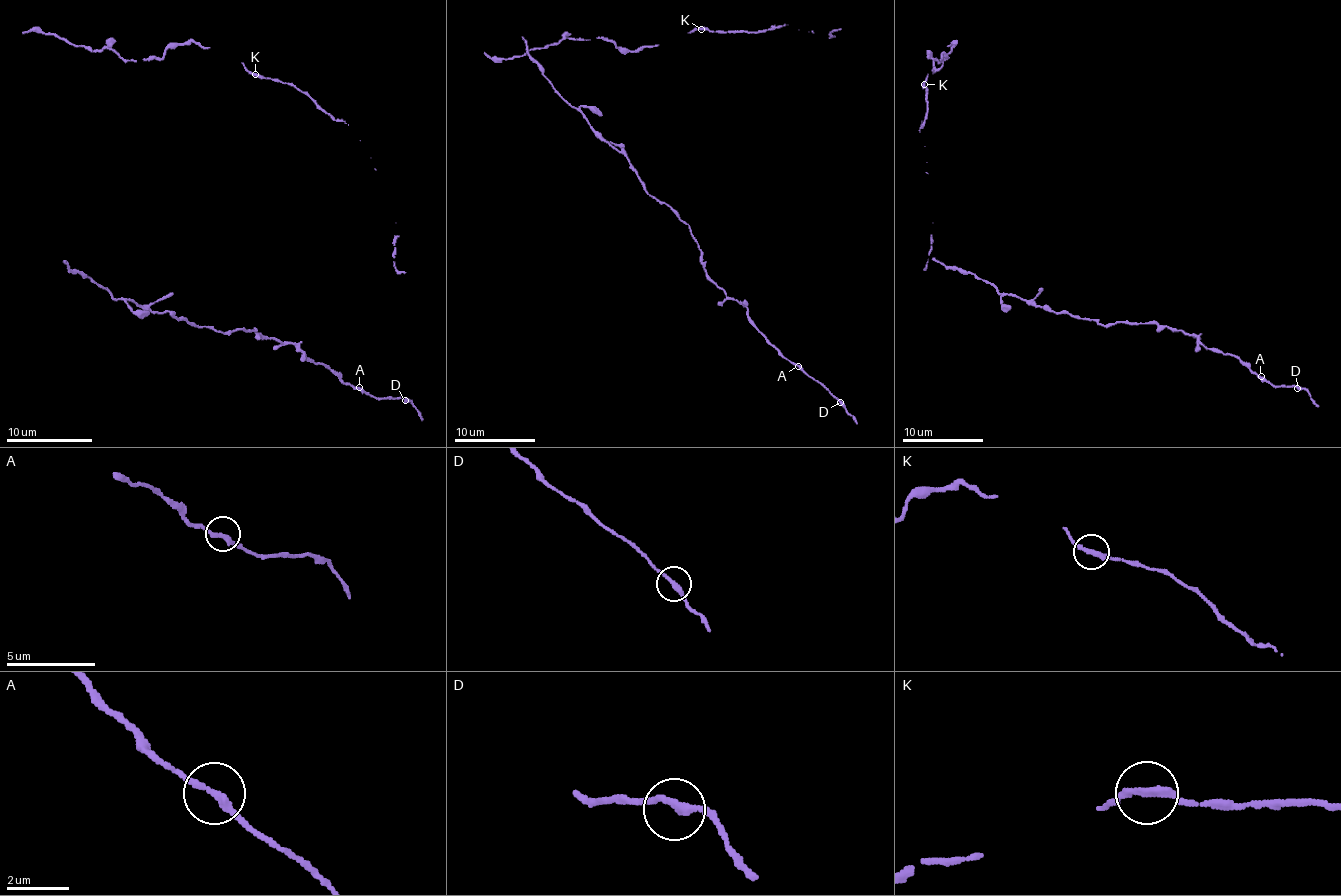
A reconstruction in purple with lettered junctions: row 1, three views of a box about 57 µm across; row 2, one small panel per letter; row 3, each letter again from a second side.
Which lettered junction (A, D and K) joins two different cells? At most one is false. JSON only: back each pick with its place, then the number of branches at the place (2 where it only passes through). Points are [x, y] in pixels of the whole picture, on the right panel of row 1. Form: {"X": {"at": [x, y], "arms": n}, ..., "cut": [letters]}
{"cut": []}

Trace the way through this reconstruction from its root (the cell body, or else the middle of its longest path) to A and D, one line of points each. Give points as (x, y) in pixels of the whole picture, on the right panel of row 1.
A: (1023, 300), (1099, 324), (1136, 322), (1182, 330), (1208, 348), (1234, 354), (1261, 376)
D: (1023, 300), (1099, 324), (1136, 322), (1182, 330), (1208, 348), (1234, 354), (1273, 386), (1297, 388)

